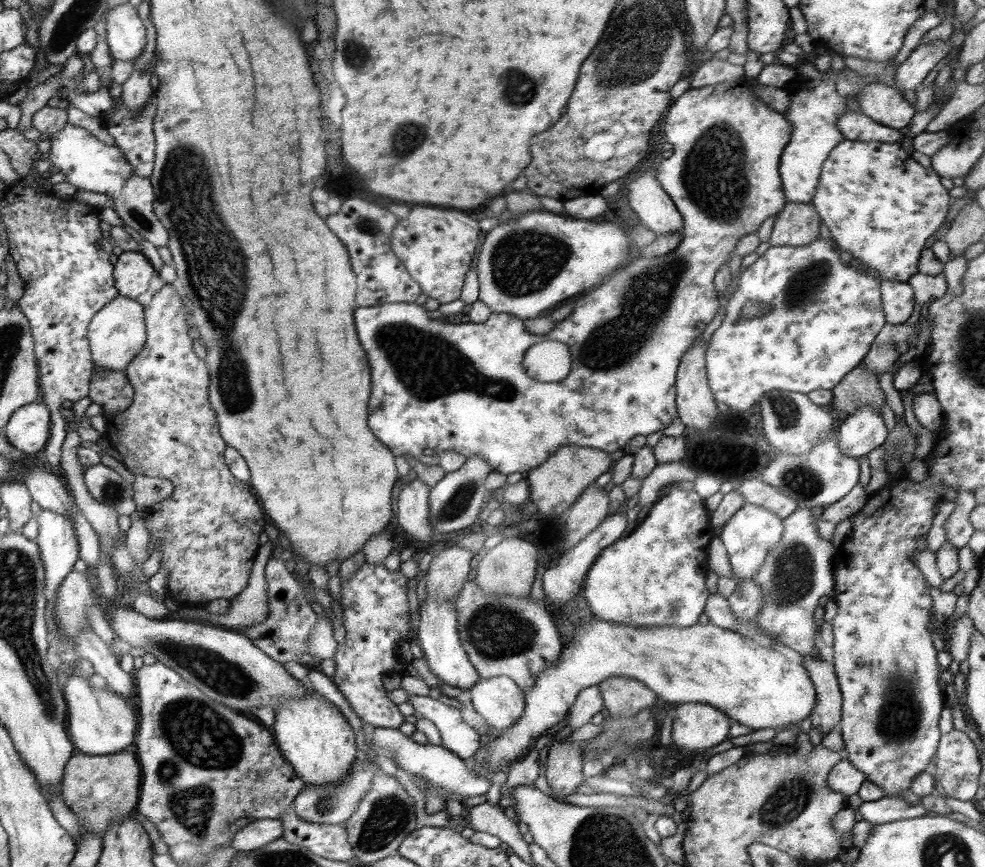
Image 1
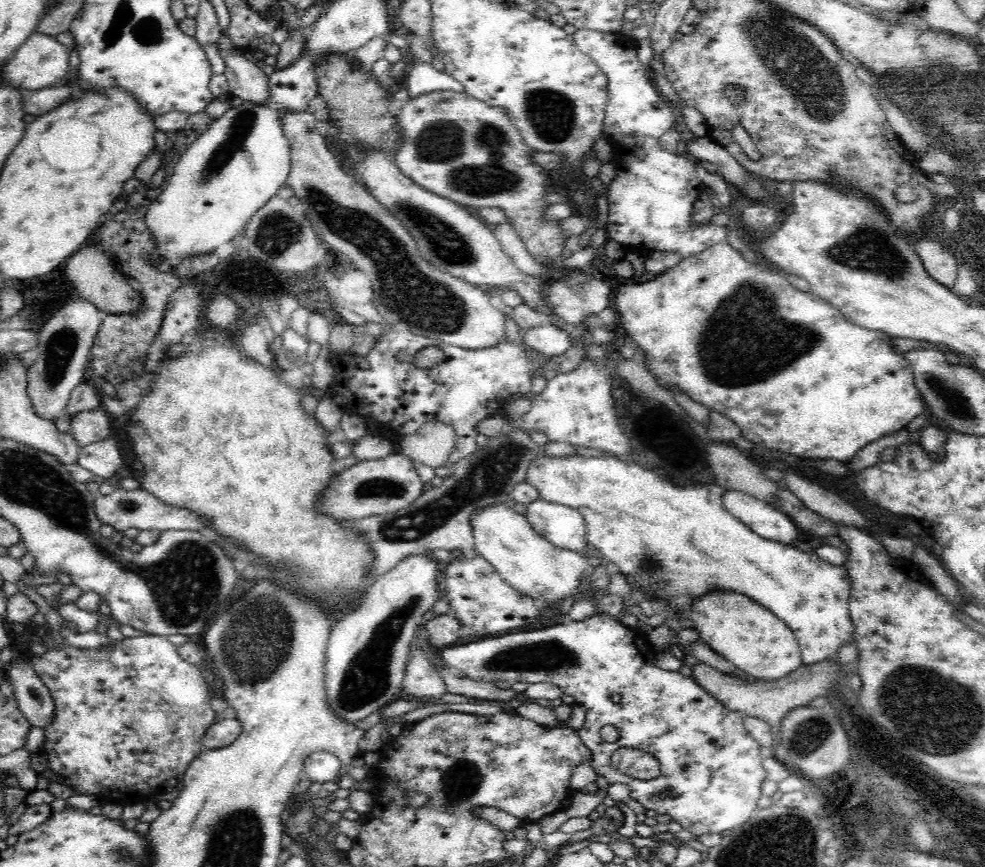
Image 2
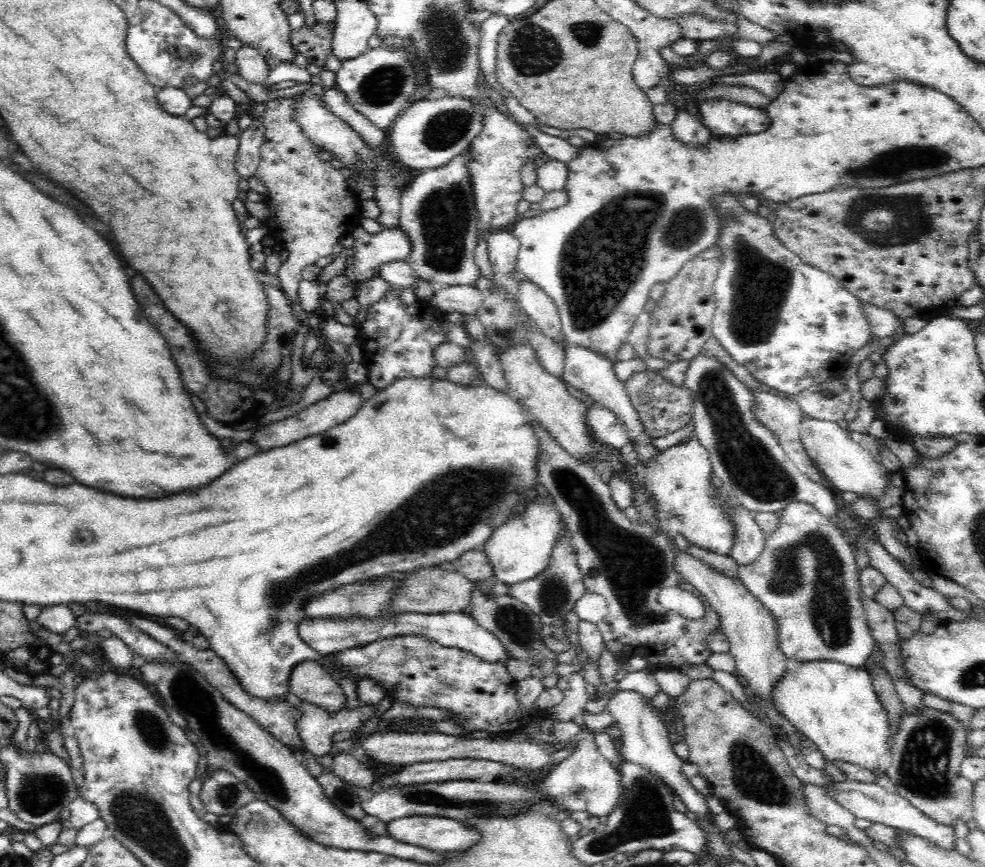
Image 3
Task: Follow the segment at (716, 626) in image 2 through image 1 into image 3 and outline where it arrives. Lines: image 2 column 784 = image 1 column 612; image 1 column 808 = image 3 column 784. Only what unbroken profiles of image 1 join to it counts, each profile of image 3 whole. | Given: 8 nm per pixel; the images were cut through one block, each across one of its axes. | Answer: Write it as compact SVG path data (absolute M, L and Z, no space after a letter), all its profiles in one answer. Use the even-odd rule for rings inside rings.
M834 661L801 662L797 671L787 669L784 678L774 686L772 701L776 703L776 710L787 718L796 727L796 730L815 742L828 760L843 760L871 771L879 767L885 768L891 748L888 743L890 721L888 721L888 713L882 707L874 690L872 677L866 668L857 669Z

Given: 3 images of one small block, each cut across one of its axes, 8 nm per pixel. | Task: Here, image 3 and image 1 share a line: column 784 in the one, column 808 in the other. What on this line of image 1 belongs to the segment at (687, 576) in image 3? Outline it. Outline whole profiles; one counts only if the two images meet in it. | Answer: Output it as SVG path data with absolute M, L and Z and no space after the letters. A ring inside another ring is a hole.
M817 651L815 656L804 655L806 663L803 665L810 675L816 691L816 702L813 711L810 713L810 720L813 728L817 728L824 735L828 734L841 721L843 694L839 687L839 680L834 665L823 659Z

